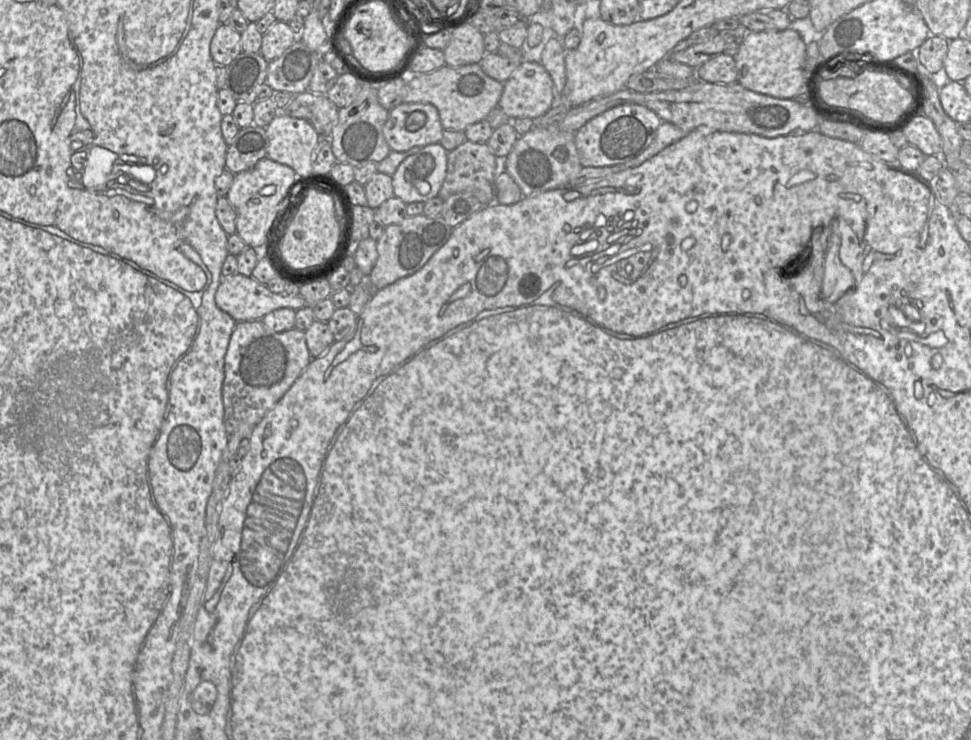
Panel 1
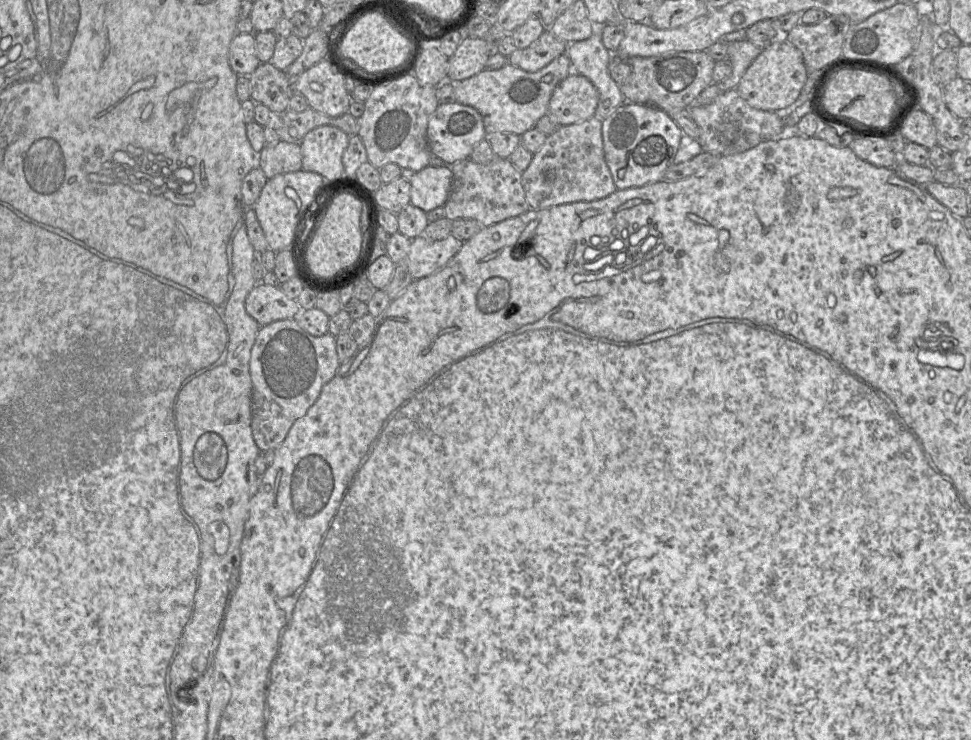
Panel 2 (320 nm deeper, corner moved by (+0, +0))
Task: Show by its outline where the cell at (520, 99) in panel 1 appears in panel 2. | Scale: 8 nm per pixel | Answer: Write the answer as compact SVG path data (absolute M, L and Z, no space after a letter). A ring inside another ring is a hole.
M572 73L554 89L548 104L548 114L560 125L575 124L594 117L598 91L592 82Z

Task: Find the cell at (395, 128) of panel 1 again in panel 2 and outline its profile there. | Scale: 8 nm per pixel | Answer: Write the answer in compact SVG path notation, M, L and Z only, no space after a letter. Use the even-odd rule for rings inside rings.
M456 102L441 103L432 114L427 125L427 142L432 155L445 164L468 159L474 147L485 138L486 131L480 113Z

